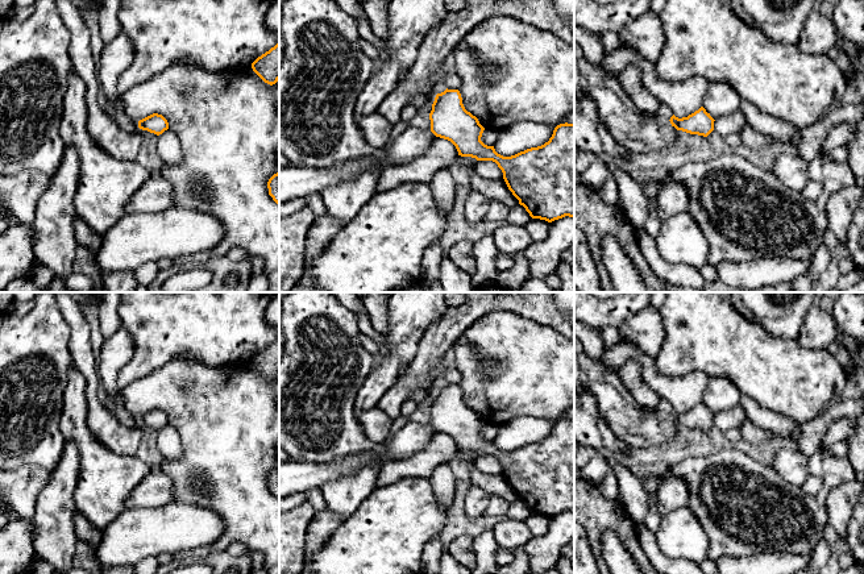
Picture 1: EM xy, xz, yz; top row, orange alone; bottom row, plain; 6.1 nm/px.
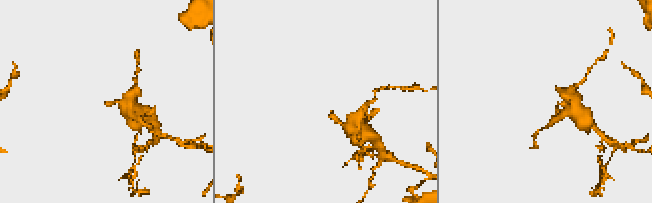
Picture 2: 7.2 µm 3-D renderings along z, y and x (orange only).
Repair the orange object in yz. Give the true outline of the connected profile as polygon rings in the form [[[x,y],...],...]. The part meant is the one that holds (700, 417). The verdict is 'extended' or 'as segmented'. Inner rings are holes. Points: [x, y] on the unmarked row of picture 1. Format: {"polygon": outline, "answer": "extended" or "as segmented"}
{"polygon": [[[660,399],[659,405],[655,409],[647,408],[648,412],[659,413],[661,416],[669,416],[677,425],[682,425],[690,429],[698,429],[707,432],[714,425],[714,413],[710,408],[701,402],[688,412],[676,412],[669,402]]], "answer": "extended"}

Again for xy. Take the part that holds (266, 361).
{"polygon": [[[279,337],[252,358],[253,366],[267,379],[279,375]]], "answer": "as segmented"}

